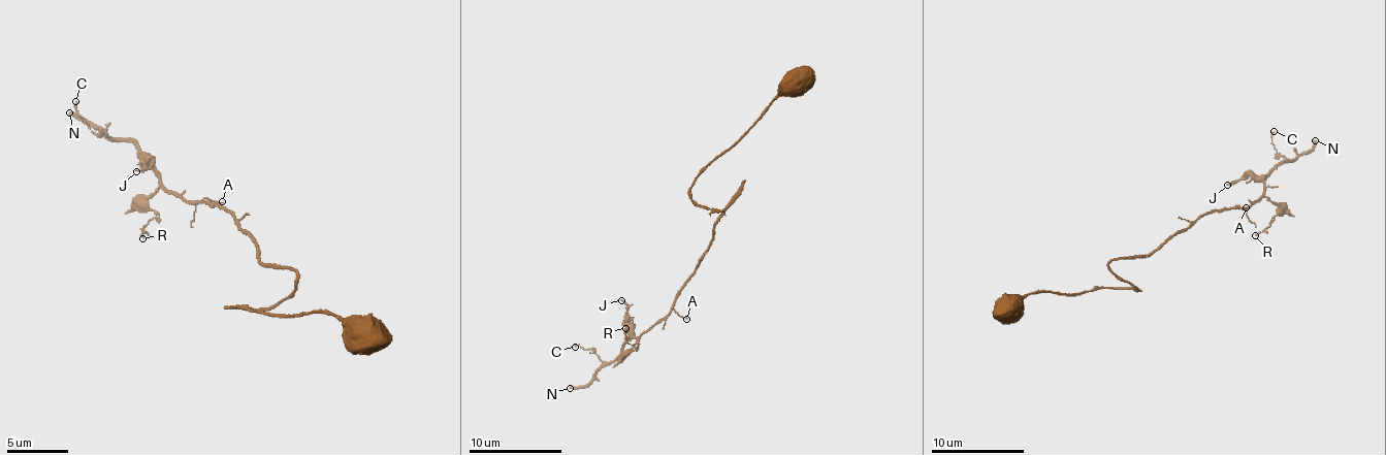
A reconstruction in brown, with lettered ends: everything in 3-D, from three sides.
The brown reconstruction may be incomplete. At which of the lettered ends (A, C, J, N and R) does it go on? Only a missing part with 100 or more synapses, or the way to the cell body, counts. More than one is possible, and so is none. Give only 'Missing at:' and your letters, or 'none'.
Missing at: N

